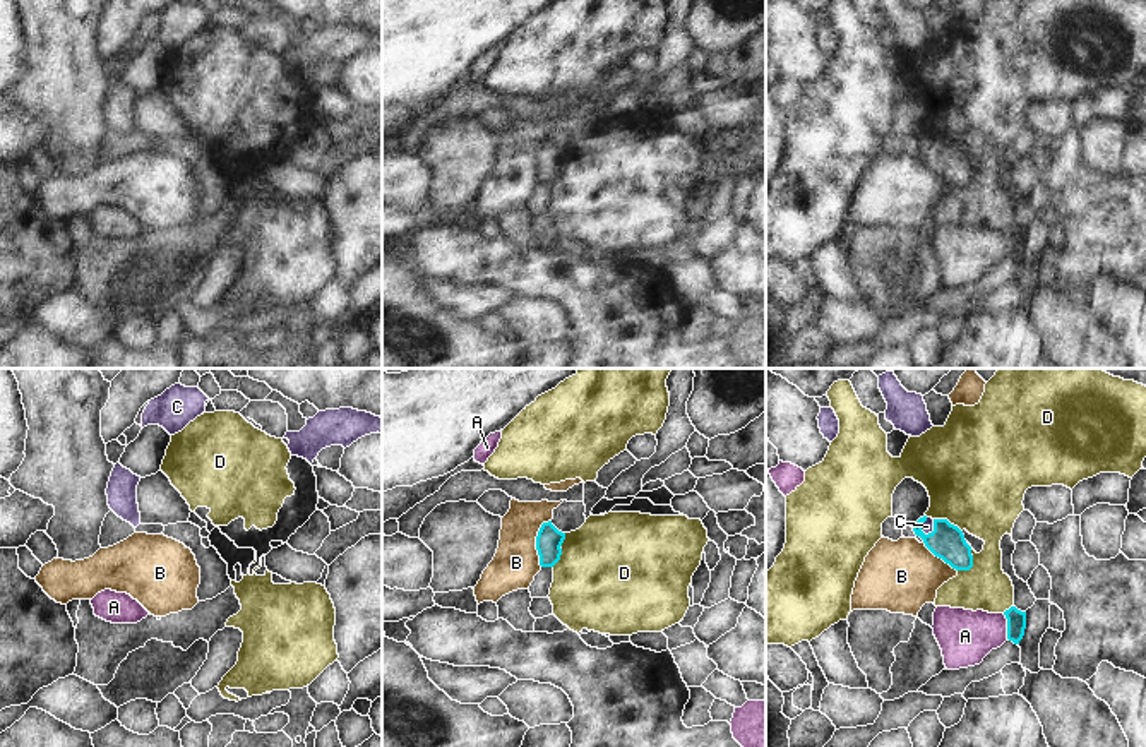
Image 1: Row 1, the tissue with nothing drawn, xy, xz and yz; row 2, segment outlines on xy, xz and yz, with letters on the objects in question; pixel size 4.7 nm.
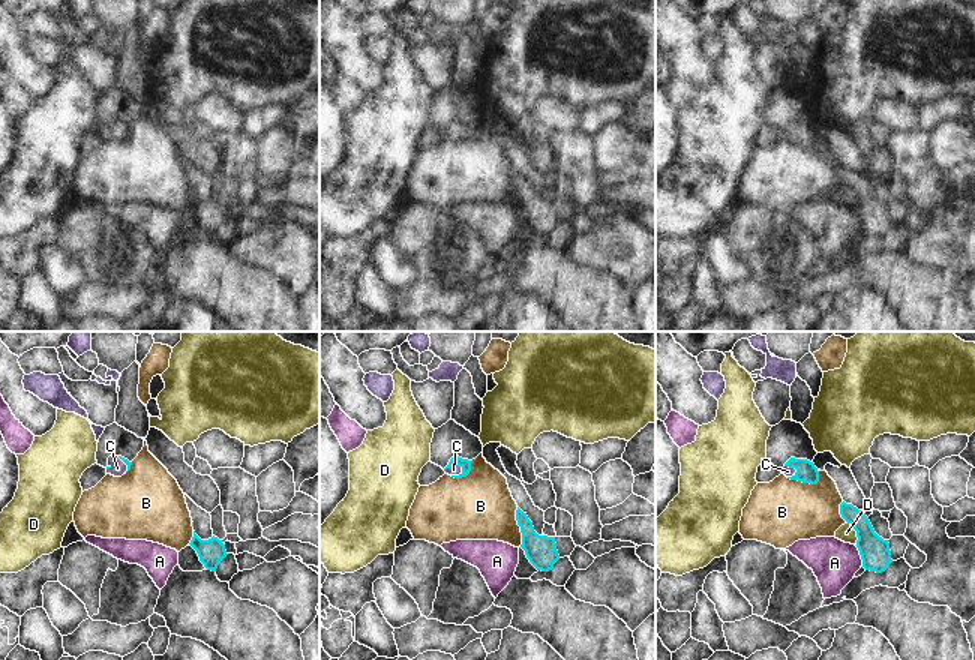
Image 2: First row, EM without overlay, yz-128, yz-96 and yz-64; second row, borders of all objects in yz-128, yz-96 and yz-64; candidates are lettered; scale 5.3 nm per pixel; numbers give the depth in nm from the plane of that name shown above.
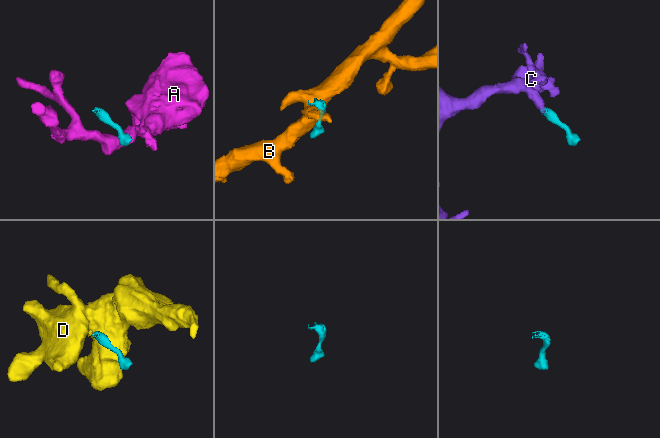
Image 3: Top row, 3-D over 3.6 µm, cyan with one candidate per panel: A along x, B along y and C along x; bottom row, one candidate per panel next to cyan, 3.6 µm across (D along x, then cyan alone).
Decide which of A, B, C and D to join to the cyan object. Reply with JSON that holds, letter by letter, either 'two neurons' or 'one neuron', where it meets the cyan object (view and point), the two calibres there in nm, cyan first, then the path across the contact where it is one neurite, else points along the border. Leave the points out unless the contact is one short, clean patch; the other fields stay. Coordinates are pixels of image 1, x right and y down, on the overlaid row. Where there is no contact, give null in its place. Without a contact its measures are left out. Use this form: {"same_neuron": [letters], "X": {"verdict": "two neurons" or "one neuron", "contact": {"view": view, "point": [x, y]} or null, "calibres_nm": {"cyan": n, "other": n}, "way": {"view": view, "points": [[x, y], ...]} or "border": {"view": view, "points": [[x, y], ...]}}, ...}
{"same_neuron": ["C"], "A": {"verdict": "two neurons", "contact": {"view": "yz", "point": [1008, 627]}, "calibres_nm": {"cyan": 100, "other": 260}, "border": {"view": "yz", "points": [[1002, 614], [1009, 639]]}}, "B": {"verdict": "two neurons", "contact": {"view": "xz", "point": [537, 542]}, "calibres_nm": {"cyan": 120, "other": 220}}, "C": {"verdict": "one neuron", "contact": {"view": "yz", "point": [934, 528]}, "calibres_nm": {"cyan": 160, "other": 50}, "way": {"view": "yz", "points": [[946, 542], [934, 528], [927, 526]]}}, "D": {"verdict": "two neurons", "contact": {"view": "yz", "point": [972, 561]}, "calibres_nm": {"cyan": 160, "other": 280}}}

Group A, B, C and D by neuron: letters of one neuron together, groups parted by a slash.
A / B / C / D

